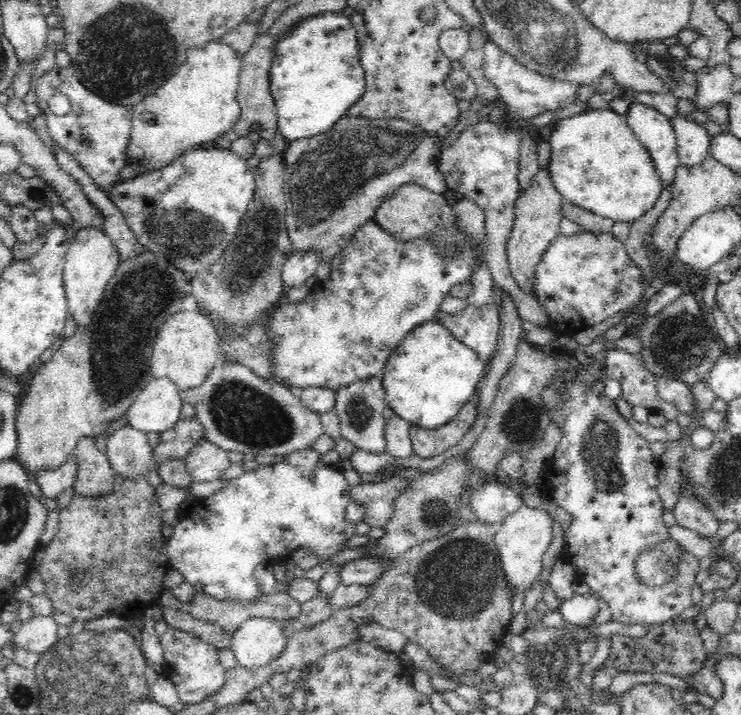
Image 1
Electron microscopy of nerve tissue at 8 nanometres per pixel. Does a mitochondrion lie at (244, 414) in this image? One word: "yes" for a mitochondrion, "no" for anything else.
yes

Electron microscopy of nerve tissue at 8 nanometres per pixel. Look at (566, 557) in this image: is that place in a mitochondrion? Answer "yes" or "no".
no

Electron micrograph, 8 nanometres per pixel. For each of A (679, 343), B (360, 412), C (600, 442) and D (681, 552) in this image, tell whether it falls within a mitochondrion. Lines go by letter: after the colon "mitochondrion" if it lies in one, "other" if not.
A: mitochondrion
B: mitochondrion
C: mitochondrion
D: other

